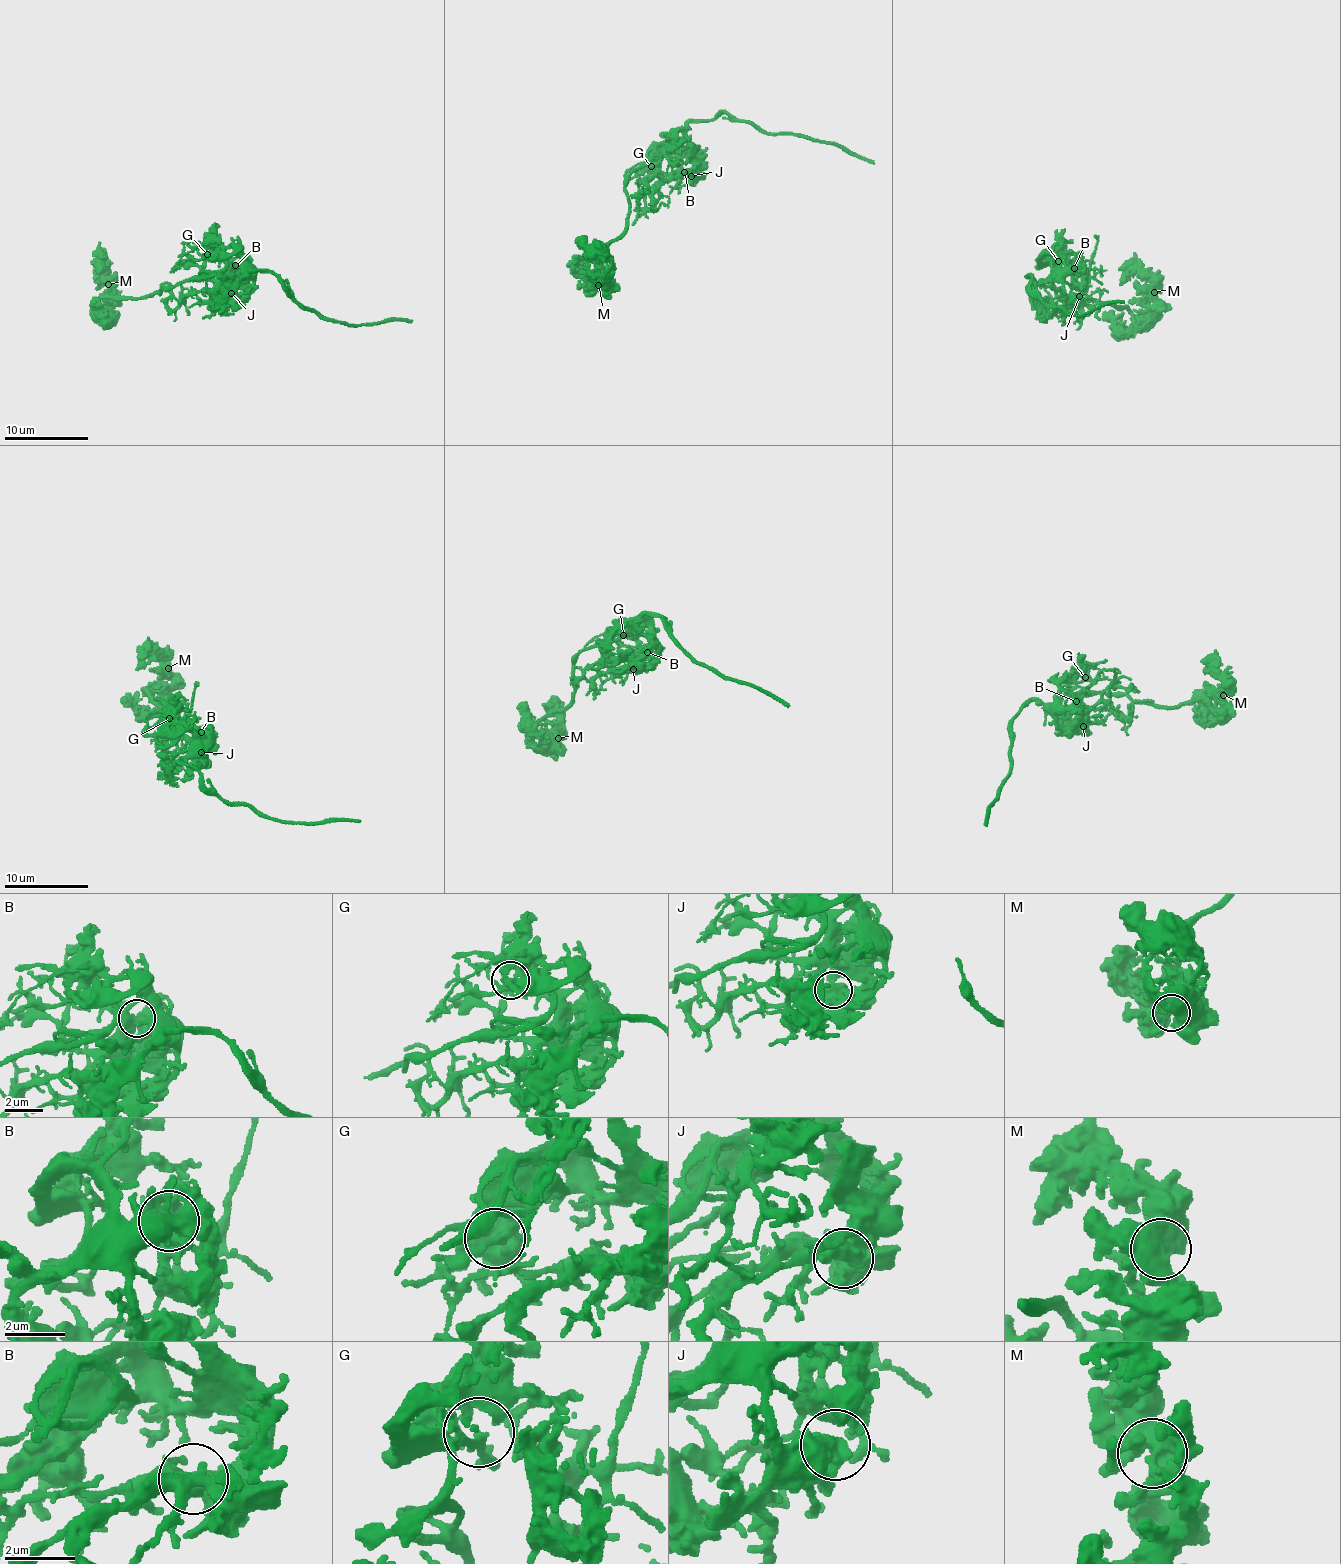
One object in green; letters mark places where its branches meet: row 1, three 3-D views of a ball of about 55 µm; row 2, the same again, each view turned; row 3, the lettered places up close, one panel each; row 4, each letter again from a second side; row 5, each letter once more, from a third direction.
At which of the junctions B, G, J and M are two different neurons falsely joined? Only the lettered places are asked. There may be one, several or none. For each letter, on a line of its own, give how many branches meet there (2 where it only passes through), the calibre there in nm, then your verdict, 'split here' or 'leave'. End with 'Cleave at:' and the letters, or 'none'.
B: 3 branches meet; 480 nm thick; leave
G: 2 branches meet; 220 nm thick; leave
J: 3 branches meet; 550 nm thick; leave
M: 5 branches meet; 600 nm thick; leave
Cleave at: none

